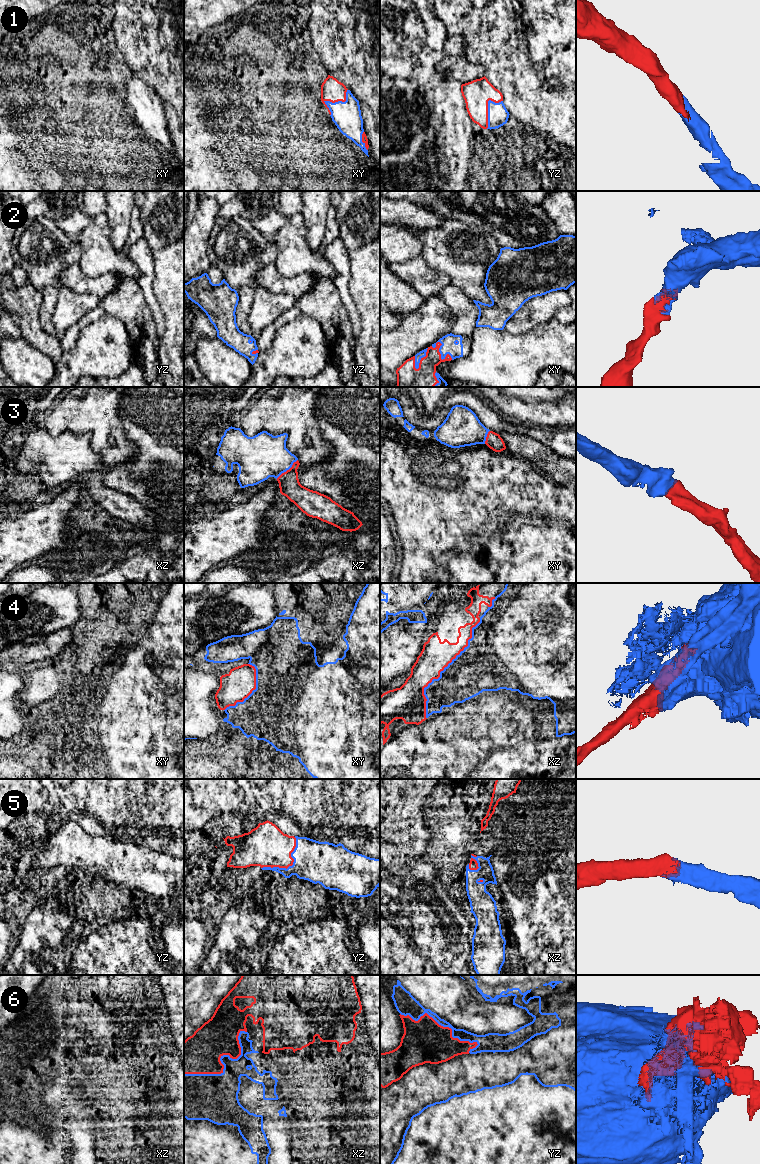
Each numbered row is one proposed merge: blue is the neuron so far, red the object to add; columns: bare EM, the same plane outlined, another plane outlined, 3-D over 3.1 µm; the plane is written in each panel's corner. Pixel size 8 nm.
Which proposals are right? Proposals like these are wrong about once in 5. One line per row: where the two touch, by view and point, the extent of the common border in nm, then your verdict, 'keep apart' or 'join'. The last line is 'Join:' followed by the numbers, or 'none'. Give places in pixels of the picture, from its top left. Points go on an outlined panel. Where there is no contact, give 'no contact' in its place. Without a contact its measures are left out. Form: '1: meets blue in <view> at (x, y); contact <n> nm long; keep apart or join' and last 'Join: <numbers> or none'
1: meets blue in xy at (335, 102); contact 260 nm long; join
2: meets blue in xy at (439, 351); contact 200 nm long; join
3: meets blue in xz at (287, 469); contact 240 nm long; join
4: meets blue in xz at (443, 670); contact 900 nm long; keep apart
5: meets blue in yz at (289, 866); contact 380 nm long; join
6: meets blue in xz at (220, 1060); contact 600 nm long; keep apart
Join: 1, 2, 3, 5

